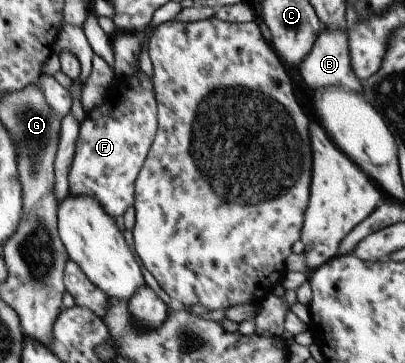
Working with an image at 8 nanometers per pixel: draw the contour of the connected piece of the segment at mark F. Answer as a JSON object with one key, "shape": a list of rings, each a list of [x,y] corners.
{"shape":[[[116,76],[107,88],[103,103],[87,113],[80,123],[73,167],[69,171],[69,196],[95,196],[114,218],[123,215],[136,198],[135,182],[144,166],[156,131],[156,97],[147,84],[133,89],[130,80]]]}

